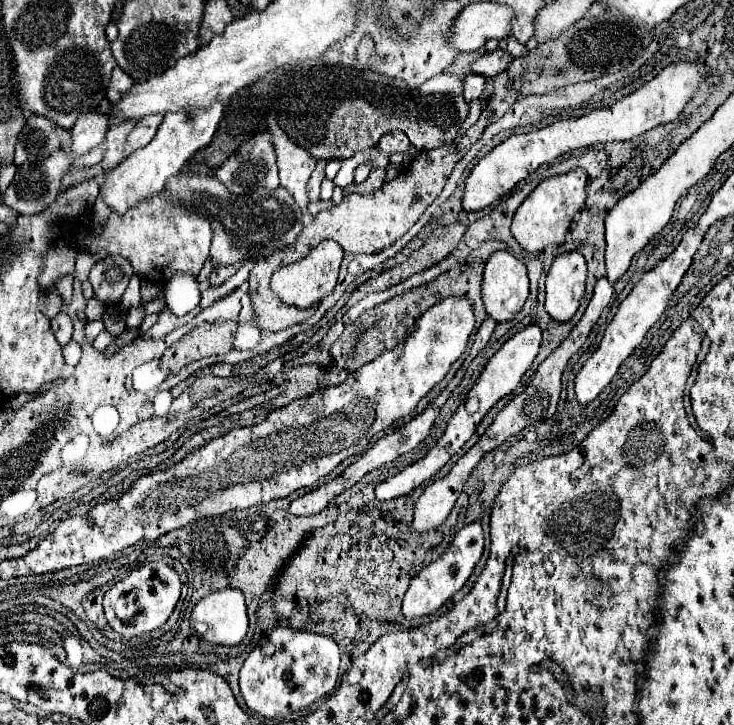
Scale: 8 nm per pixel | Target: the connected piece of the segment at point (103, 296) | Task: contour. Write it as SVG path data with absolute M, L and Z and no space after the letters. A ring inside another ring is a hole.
M106 256L104 260L98 260L90 270L94 296L106 306L116 304L122 298L132 274L134 270L130 262L120 256Z

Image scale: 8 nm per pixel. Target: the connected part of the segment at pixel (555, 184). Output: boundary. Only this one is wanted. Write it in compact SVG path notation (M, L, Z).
M574 168L568 174L562 176L552 176L542 180L530 196L518 206L514 220L512 220L512 234L516 242L526 250L526 252L544 252L548 246L560 246L564 244L564 236L572 224L572 218L576 212L582 210L584 200L586 200L586 182L588 174L582 168Z

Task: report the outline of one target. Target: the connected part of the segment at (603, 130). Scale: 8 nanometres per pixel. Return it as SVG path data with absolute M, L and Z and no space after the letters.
M674 62L666 66L658 76L654 76L650 82L642 84L632 94L622 96L608 108L592 110L580 118L558 120L540 130L532 130L528 134L512 134L502 144L498 144L494 150L490 150L484 158L478 160L478 164L474 166L474 170L470 172L466 180L462 208L476 212L476 210L482 210L498 202L520 180L528 178L538 166L556 160L568 150L594 146L598 142L602 144L602 142L614 142L614 140L630 140L634 136L648 132L654 126L676 120L678 114L688 104L688 100L696 94L698 84L706 80L706 76L708 72L704 72L702 62Z

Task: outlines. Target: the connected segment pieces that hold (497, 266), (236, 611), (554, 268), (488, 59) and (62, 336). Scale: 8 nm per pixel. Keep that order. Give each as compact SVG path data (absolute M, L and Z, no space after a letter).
M492 252L484 268L482 300L496 322L512 320L528 298L526 266L508 252Z
M232 588L208 594L194 606L190 626L206 642L224 646L240 644L248 632L244 594Z
M566 252L554 258L546 278L546 312L566 322L574 316L584 296L586 260L580 252Z
M497 48L493 52L482 54L478 60L472 62L472 72L476 74L484 74L484 76L496 76L498 72L502 72L504 68L508 68L512 56L508 52L504 52Z
M61 312L56 318L52 318L52 330L56 340L64 346L66 342L71 340L73 334L73 324L70 317Z

